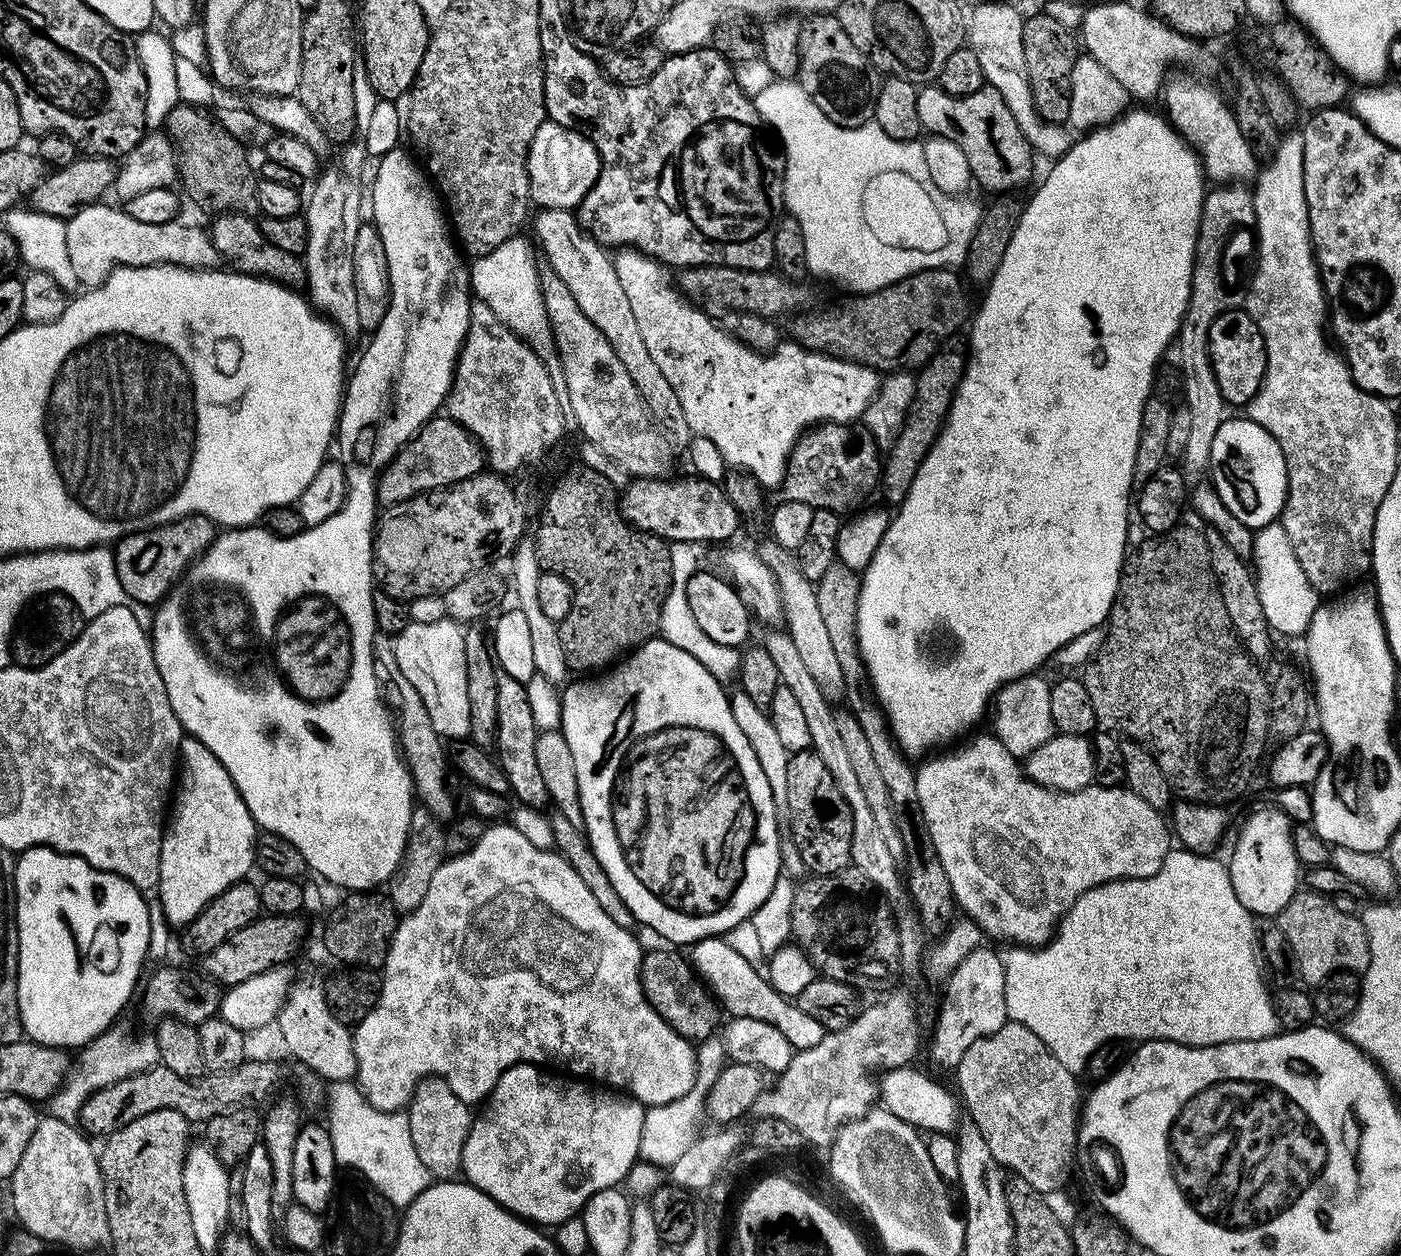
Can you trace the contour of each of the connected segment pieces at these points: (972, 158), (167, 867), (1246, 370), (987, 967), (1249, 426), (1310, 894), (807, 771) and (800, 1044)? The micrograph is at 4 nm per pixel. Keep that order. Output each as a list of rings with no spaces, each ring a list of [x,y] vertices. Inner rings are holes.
[[[924,86],[918,91],[918,118],[925,133],[950,138],[966,154],[972,179],[991,194],[1012,194],[1032,176],[1034,153],[1028,139],[1018,130],[1014,114],[998,90],[985,86],[974,94],[951,96],[938,86]]]
[[[185,735],[180,741],[178,757],[178,783],[174,788],[174,799],[170,804],[170,815],[166,820],[162,850],[160,851],[160,887],[158,898],[162,902],[163,919],[172,924],[189,924],[205,906],[232,884],[239,884],[248,871],[253,871],[256,859],[256,837],[258,825],[250,814],[246,802],[238,794],[230,774],[210,754],[210,750],[194,737]]]
[[[1233,306],[1226,309],[1222,314],[1218,314],[1218,318],[1214,318],[1214,326],[1210,326],[1208,353],[1225,405],[1247,406],[1264,385],[1266,370],[1266,346],[1262,330],[1258,330],[1258,322],[1254,322],[1254,318],[1250,318],[1250,314],[1243,307]]]
[[[987,946],[975,948],[952,971],[943,988],[944,1001],[940,1004],[940,1017],[936,1020],[936,1030],[932,1036],[932,1052],[942,1067],[955,1070],[966,1050],[975,1041],[993,1035],[1009,1021],[1006,1010],[1006,978],[1000,952],[991,952]]]
[[[1226,418],[1222,426],[1218,426],[1218,434],[1214,434],[1214,446],[1210,446],[1210,483],[1222,502],[1226,502],[1230,514],[1234,514],[1234,518],[1238,518],[1238,522],[1242,522],[1247,528],[1259,530],[1267,524],[1277,523],[1284,510],[1284,500],[1288,497],[1286,462],[1278,442],[1265,428],[1252,420]]]
[[[1311,890],[1297,891],[1280,911],[1278,923],[1282,934],[1286,934],[1286,942],[1305,985],[1321,984],[1336,972],[1362,974],[1370,966],[1374,946],[1368,941],[1364,923],[1359,915],[1338,910],[1335,899]]]
[[[813,750],[806,752],[793,752],[788,758],[788,779],[786,781],[786,802],[788,807],[786,815],[792,823],[790,839],[794,846],[798,846],[798,854],[802,858],[805,869],[814,876],[833,876],[843,872],[852,864],[851,860],[851,810],[847,805],[842,791],[838,788],[838,782],[834,775],[826,768],[822,758]]]
[[[723,937],[697,940],[690,952],[690,962],[697,975],[708,985],[709,991],[727,1015],[733,1019],[746,1017],[769,1023],[785,1035],[795,1051],[810,1049],[822,1042],[826,1035],[826,1029],[822,1024],[806,1014],[797,1003],[778,994],[767,977],[755,965],[746,961],[746,958],[735,953]]]

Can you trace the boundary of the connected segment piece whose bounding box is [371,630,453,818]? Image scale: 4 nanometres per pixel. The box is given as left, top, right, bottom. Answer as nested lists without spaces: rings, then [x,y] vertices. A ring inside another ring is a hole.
[[[378,630],[371,642],[371,656],[375,678],[381,685],[382,699],[394,721],[400,755],[404,757],[408,773],[412,776],[415,795],[419,803],[429,808],[435,816],[451,817],[452,792],[447,788],[450,764],[446,759],[446,748],[442,737],[434,730],[430,716],[426,714],[426,706],[422,706],[422,696],[418,694],[418,690],[414,690],[412,683],[398,667],[393,637]]]

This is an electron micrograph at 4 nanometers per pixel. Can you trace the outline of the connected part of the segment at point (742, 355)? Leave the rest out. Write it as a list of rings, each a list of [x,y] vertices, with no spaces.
[[[620,250],[615,253],[614,263],[618,270],[618,282],[622,282],[622,290],[626,290],[626,299],[630,302],[630,311],[634,314],[634,319],[638,322],[638,330],[642,334],[642,342],[646,342],[646,350],[650,350],[650,358],[654,358],[658,370],[666,374],[666,382],[674,386],[674,394],[678,394],[678,402],[682,402],[682,411],[686,413],[686,422],[690,430],[695,435],[708,438],[714,442],[714,446],[721,451],[724,461],[733,469],[740,469],[748,473],[760,483],[764,490],[775,489],[784,483],[784,475],[788,473],[788,460],[792,457],[792,451],[797,440],[809,431],[813,426],[821,422],[831,422],[834,424],[847,424],[856,422],[864,415],[864,411],[872,405],[876,399],[882,383],[877,369],[868,368],[864,364],[854,364],[850,360],[840,360],[836,356],[828,356],[825,352],[812,352],[808,348],[795,342],[777,343],[771,352],[756,352],[753,348],[748,348],[741,340],[735,340],[729,332],[725,332],[715,319],[707,316],[703,307],[697,306],[680,291],[679,287],[674,286],[674,280],[668,277],[669,269],[660,261],[652,259],[651,256],[640,250]]]

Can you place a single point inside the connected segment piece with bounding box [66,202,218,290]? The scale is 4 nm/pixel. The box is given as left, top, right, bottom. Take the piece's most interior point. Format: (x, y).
(99, 238)

